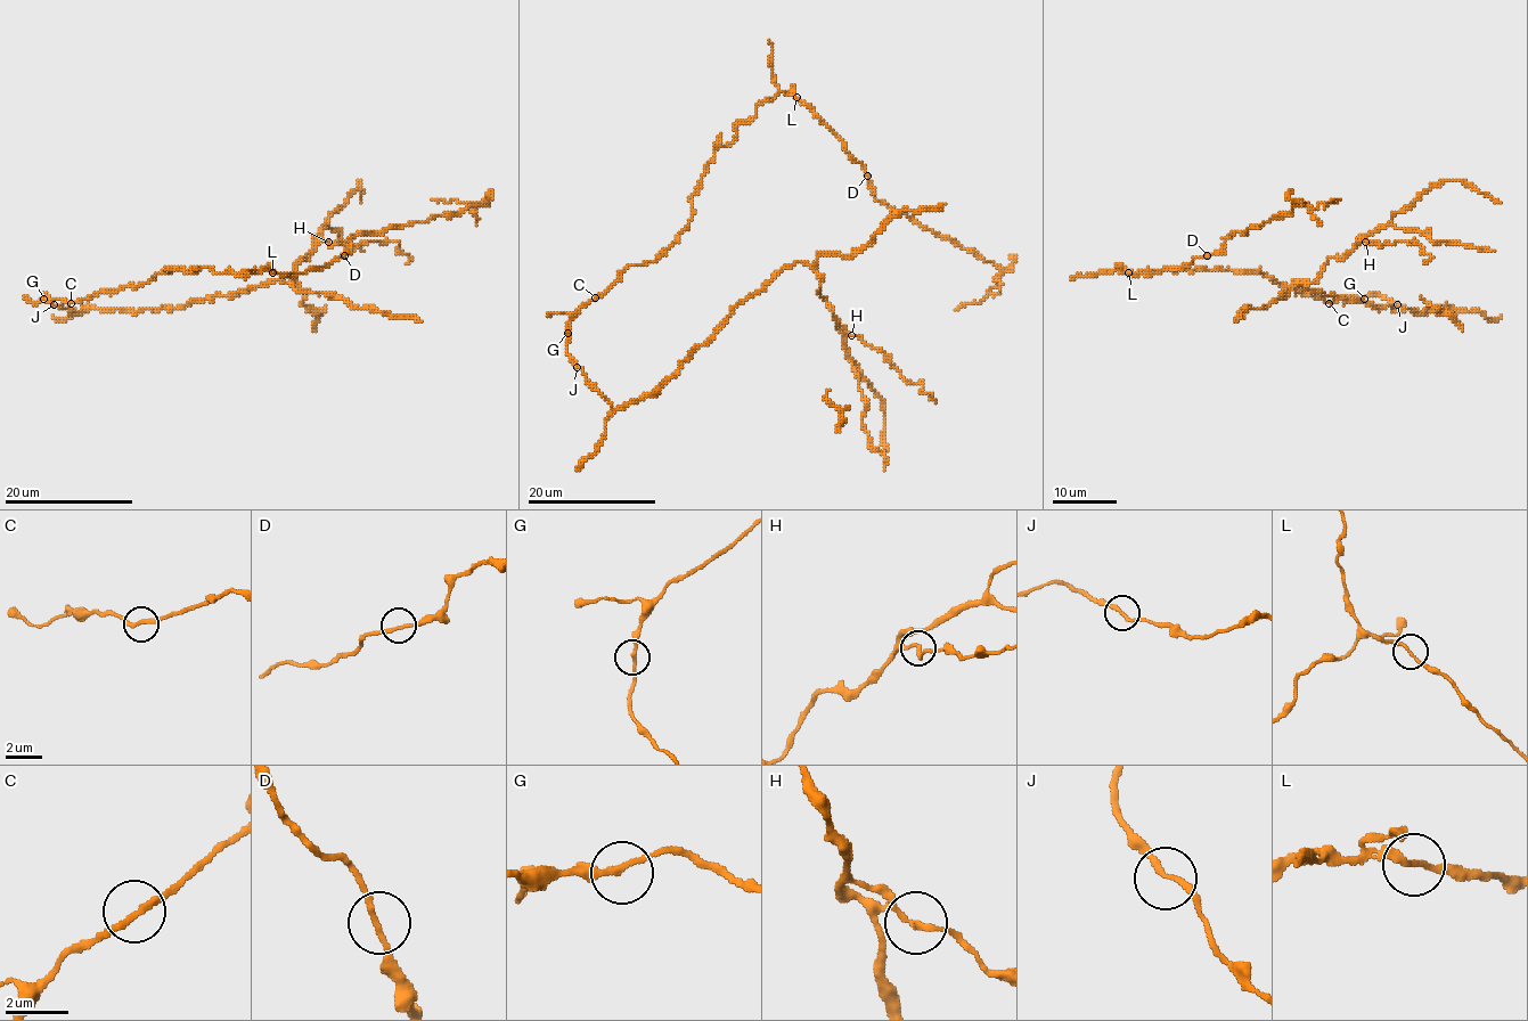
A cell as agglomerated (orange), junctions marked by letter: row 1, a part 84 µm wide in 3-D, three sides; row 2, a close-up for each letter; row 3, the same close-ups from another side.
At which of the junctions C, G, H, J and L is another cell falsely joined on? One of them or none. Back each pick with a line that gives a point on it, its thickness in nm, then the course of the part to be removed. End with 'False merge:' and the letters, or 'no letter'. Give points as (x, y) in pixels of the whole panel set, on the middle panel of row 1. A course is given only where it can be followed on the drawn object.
L: at (797, 97); 190 nm thick; foreign part runs (797, 97), (861, 164), (877, 199), (997, 266), (1001, 275), (997, 285), (981, 301), (961, 304), (954, 310)
False merge: L

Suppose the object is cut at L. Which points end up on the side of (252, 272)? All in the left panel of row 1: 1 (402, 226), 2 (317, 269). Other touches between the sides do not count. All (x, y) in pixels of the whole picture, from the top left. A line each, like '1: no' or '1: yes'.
1: no
2: no

